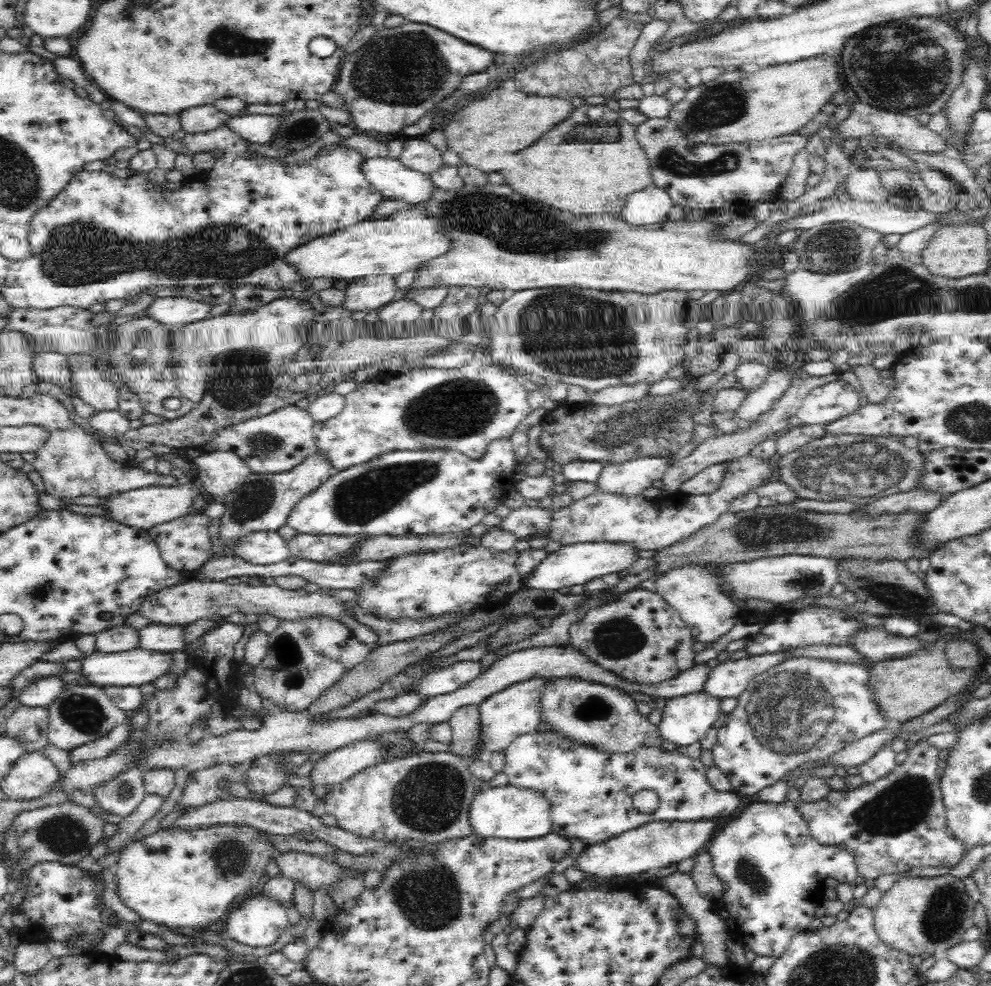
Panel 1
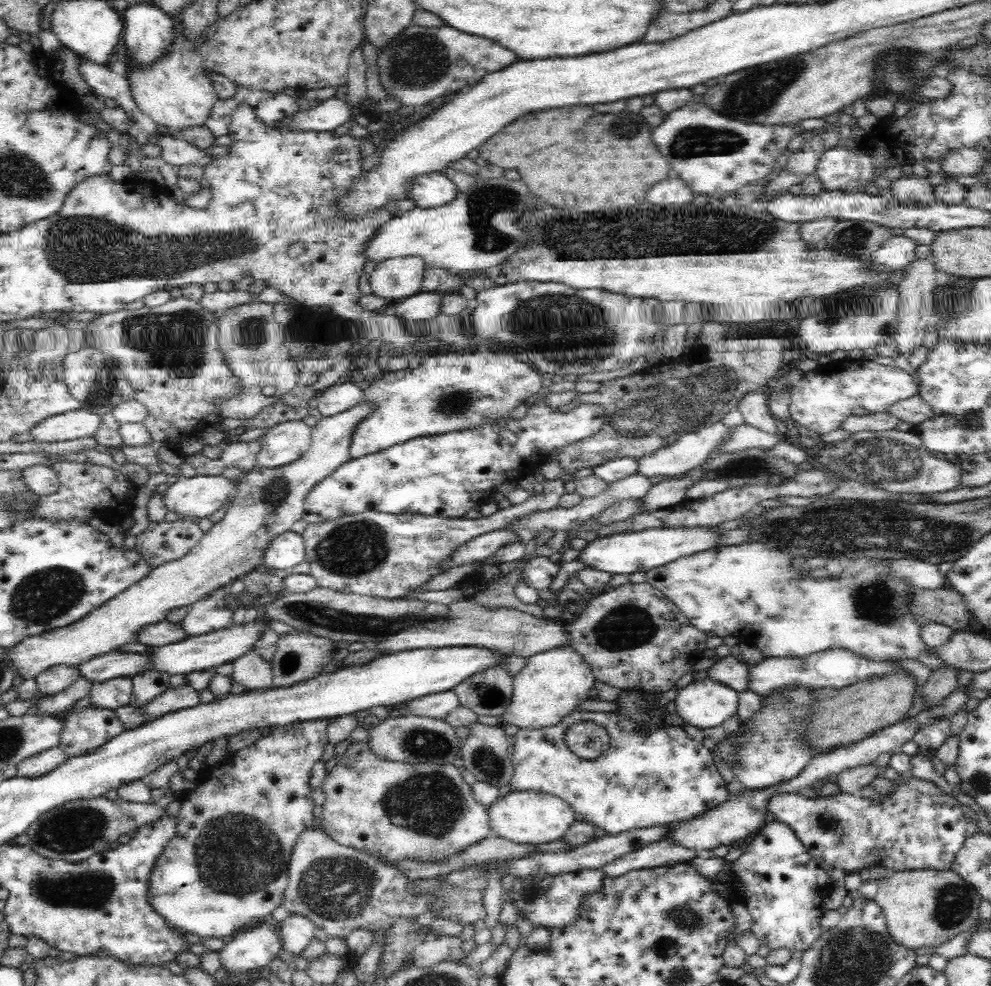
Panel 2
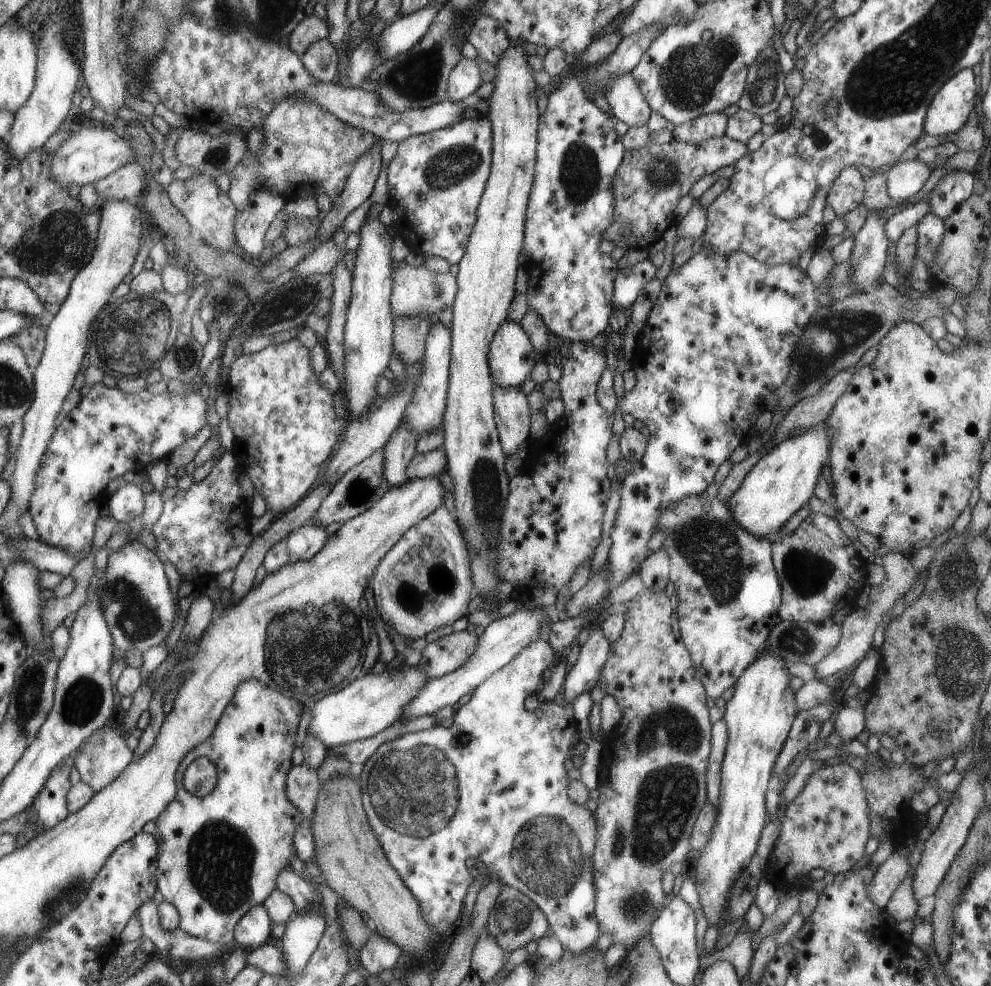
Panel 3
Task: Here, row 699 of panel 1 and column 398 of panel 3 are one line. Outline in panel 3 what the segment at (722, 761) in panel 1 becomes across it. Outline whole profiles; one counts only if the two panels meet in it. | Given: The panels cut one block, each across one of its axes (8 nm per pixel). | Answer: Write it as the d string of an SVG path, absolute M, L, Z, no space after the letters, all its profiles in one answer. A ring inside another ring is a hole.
M596 622L588 634L587 640L580 647L577 658L566 673L564 678L564 706L558 706L553 701L545 701L539 703L533 711L527 711L523 707L523 700L527 696L534 694L542 686L541 674L547 667L548 663L553 660L554 653L548 642L541 639L529 642L525 648L519 650L519 654L511 660L487 676L479 686L472 690L471 697L468 702L452 716L452 724L448 728L435 725L425 730L410 732L393 740L382 742L377 748L367 757L367 760L359 767L357 776L360 784L360 800L363 804L364 811L367 813L368 823L372 827L372 831L379 838L381 848L384 855L387 857L389 864L399 874L401 881L407 886L408 890L413 894L419 902L419 906L423 909L426 922L433 928L434 932L439 934L448 934L454 929L456 919L460 916L460 911L463 906L464 897L471 882L469 872L465 868L465 858L473 856L473 858L481 858L485 860L485 864L489 869L492 869L492 877L496 876L503 885L517 888L518 892L523 892L540 910L544 916L548 918L549 927L553 932L553 937L561 944L563 951L580 954L588 951L593 947L596 939L599 936L597 932L597 922L593 910L595 908L596 890L593 878L593 860L592 854L596 844L596 820L592 814L583 805L571 802L569 798L565 798L565 786L567 786L567 774L563 770L563 762L565 758L569 758L571 754L571 746L573 742L573 732L575 732L575 720L571 714L569 704L573 702L575 696L579 696L583 692L589 692L601 674L603 664L607 662L608 651L611 648L611 643L601 634L599 622Z

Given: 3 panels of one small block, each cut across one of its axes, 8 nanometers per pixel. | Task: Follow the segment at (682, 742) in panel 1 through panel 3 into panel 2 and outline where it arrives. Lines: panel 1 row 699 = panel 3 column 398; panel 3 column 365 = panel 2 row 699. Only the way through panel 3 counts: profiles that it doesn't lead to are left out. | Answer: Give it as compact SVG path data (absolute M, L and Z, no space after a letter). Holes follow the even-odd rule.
M712 680L692 682L682 688L673 700L676 712L686 724L698 730L714 728L737 710L738 692Z

